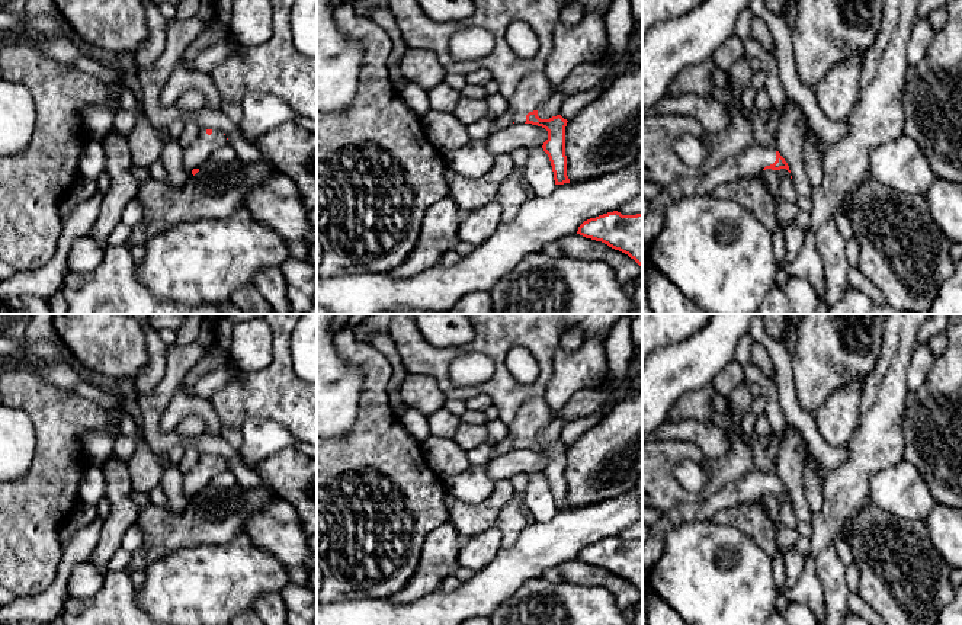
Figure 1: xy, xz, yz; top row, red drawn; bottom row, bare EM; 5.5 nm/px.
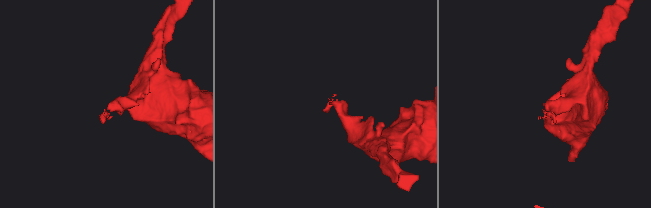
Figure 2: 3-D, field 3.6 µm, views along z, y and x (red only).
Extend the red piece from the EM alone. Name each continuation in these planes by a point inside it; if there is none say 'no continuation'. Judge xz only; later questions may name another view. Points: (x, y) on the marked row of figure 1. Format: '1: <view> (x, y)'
1: xz (534, 89)

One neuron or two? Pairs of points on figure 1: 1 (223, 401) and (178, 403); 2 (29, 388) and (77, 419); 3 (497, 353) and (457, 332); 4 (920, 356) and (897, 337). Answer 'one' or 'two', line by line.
1: two
2: one
3: two
4: two

